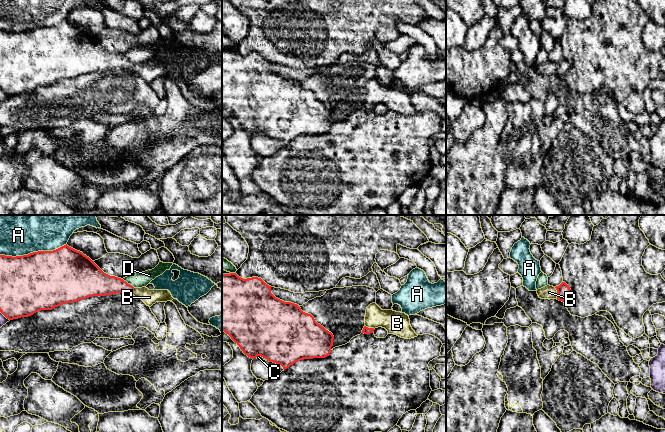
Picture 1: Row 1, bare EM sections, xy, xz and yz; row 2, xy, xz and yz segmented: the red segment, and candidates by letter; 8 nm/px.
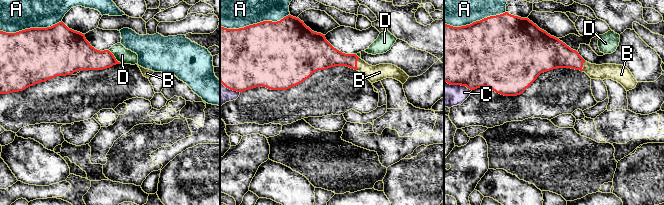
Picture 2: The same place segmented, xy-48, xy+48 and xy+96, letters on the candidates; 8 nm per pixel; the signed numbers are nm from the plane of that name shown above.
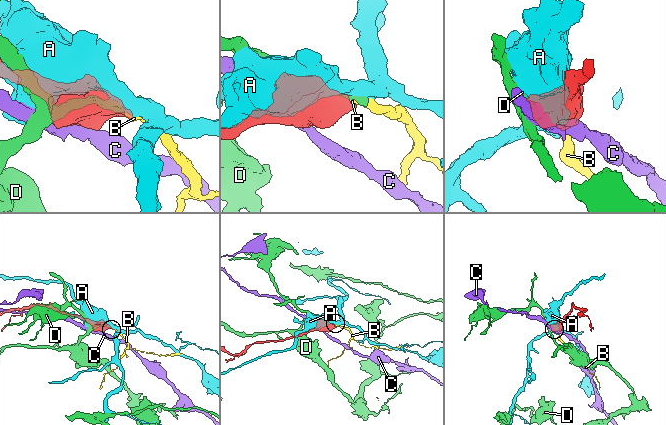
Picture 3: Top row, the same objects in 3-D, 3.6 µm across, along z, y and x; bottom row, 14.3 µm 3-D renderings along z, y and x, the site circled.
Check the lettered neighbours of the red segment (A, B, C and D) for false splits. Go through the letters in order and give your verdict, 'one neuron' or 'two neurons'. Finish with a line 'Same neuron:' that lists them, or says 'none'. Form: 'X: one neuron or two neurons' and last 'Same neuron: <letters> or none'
A: two neurons
B: one neuron
C: two neurons
D: two neurons
Same neuron: B

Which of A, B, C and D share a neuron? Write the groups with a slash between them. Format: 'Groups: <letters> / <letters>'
Groups: A / B / C / D

